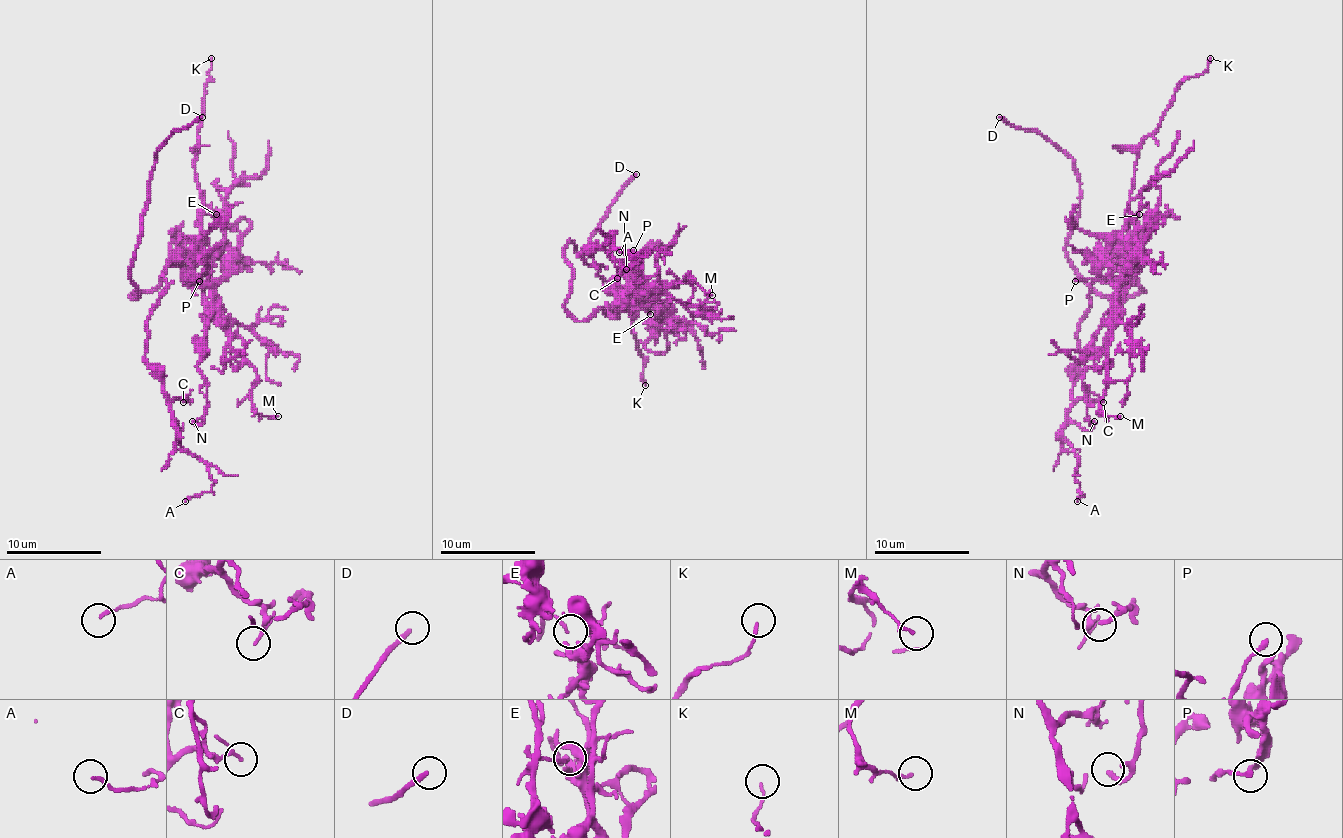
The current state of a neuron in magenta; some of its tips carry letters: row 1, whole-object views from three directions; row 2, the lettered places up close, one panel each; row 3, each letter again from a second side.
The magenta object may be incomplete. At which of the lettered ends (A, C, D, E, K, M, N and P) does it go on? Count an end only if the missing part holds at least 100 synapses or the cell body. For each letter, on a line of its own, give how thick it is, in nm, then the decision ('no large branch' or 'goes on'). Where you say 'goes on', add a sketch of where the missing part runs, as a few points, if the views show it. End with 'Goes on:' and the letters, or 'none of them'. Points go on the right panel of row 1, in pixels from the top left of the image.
A: 140 nm | no large branch
C: 100 nm | no large branch
D: 220 nm | goes on
E: 120 nm | no large branch
K: 100 nm | no large branch
M: 160 nm | no large branch
N: 190 nm | no large branch
P: 200 nm | no large branch
Goes on: D

